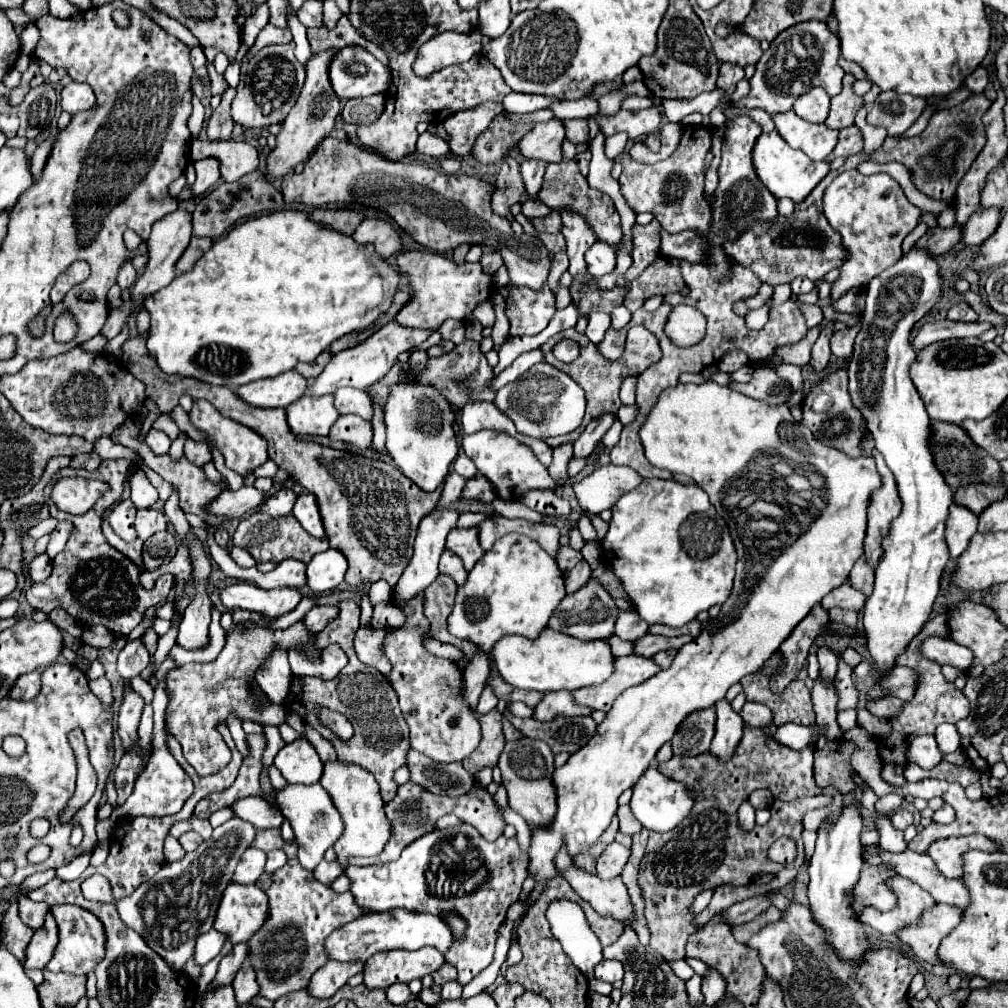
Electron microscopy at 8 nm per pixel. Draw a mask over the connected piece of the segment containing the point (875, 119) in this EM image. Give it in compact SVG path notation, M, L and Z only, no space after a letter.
M883 91L873 103L867 123L875 127L885 127L889 135L903 135L921 115L927 101L913 95L899 95L895 91Z

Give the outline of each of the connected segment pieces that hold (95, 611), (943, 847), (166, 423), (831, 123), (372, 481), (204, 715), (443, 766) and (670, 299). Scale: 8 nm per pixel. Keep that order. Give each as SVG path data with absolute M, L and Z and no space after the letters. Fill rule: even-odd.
M113 459L113 461L103 461L95 471L87 471L87 469L73 469L67 466L56 472L53 481L45 487L45 502L51 509L51 515L57 521L69 521L73 525L73 531L69 535L69 541L63 549L63 553L59 553L53 559L53 573L51 577L47 577L45 581L31 585L27 589L27 599L29 603L43 611L43 613L51 613L57 605L61 609L65 609L71 617L75 617L77 621L81 621L83 625L105 625L109 631L113 633L123 633L129 635L143 619L143 613L153 607L153 605L161 605L167 601L169 591L173 587L175 577L173 575L163 575L157 579L155 587L151 591L143 589L139 585L139 567L133 565L125 555L119 555L119 551L115 551L107 539L101 533L101 521L105 511L119 503L121 493L123 493L123 483L129 475L129 467L133 467L133 461L127 459ZM80 476L89 477L89 479L103 479L111 485L111 491L105 493L85 515L81 517L71 517L70 514L57 509L56 505L50 500L50 493L54 485L54 481L59 477ZM109 573L109 579L105 579L105 583L101 583L101 575Z
M967 835L967 837L947 837L931 843L927 847L927 855L933 859L935 867L947 877L947 879L957 879L961 877L961 855L969 849L981 849L981 851L997 851L995 843L983 835Z
M161 415L161 417L157 417L157 419L153 421L151 427L157 429L157 431L167 433L171 439L177 439L177 435L179 435L179 427L175 425L175 421L173 421L169 415Z
M847 73L843 79L843 91L831 99L831 111L829 111L829 117L825 121L825 125L829 129L839 131L839 129L851 127L855 121L857 109L865 105L863 99L851 91L853 81L855 81L855 77L851 73Z
M135 337L123 345L123 363L131 375L145 383L147 399L151 399L161 413L169 413L179 405L181 395L189 395L193 401L209 401L223 417L239 421L241 425L251 427L269 441L269 459L277 463L279 469L289 473L289 477L317 497L317 507L323 519L325 535L329 547L343 551L349 569L345 583L353 587L369 585L379 579L387 581L391 587L399 581L399 575L407 567L413 551L413 541L417 535L419 521L437 507L441 489L427 493L411 479L407 479L395 465L367 459L349 451L325 449L315 441L297 439L285 419L283 409L259 409L243 403L231 389L213 387L197 379L187 379L179 375L165 375L155 359L145 347L145 337Z
M247 621L245 627L235 627L235 631L227 637L227 645L215 661L203 665L189 663L173 669L167 675L167 691L171 691L171 701L167 707L167 731L179 739L179 743L183 745L183 755L199 775L221 771L231 761L231 751L217 731L217 723L225 721L229 711L235 709L243 721L251 719L263 725L281 725L285 721L285 713L281 711L281 707L271 701L265 701L263 711L257 711L247 683L255 677L255 671L263 665L273 649L289 651L291 647L305 649L309 659L313 661L319 659L319 651L315 649L315 635L311 635L301 621L283 631L263 629L257 623Z
M415 749L407 751L407 767L411 771L411 781L431 793L459 797L475 785L475 779L461 763L435 763Z
M681 261L681 273L683 273L683 279L687 281L689 285L689 297L681 297L679 293L671 293L665 297L665 301L661 303L661 307L653 313L647 313L645 309L637 309L631 317L631 321L623 327L623 329L609 329L603 337L603 341L597 345L597 351L605 357L605 359L616 360L621 357L625 348L625 335L629 331L629 327L633 325L643 325L647 327L657 339L659 339L659 345L661 345L661 351L663 351L663 357L659 363L655 363L653 367L645 369L639 377L637 377L637 399L635 399L635 405L639 409L637 417L633 423L625 425L623 431L621 431L621 439L619 443L611 449L611 463L613 465L625 465L625 467L631 467L635 469L643 479L651 479L651 477L657 477L657 479L673 479L673 473L669 471L663 471L663 469L657 469L653 467L647 459L645 459L645 453L643 453L643 445L641 445L641 439L639 439L639 427L645 423L647 419L647 413L649 409L655 405L659 393L667 387L675 387L677 385L677 379L683 371L689 371L689 373L699 373L703 371L705 367L713 365L715 361L721 361L721 357L731 351L731 349L743 349L747 355L749 355L749 361L751 363L757 363L757 361L763 361L767 357L773 355L775 347L779 345L787 345L787 343L797 343L799 339L805 337L807 333L807 325L805 325L805 319L801 315L801 311L797 309L797 305L789 299L787 303L781 303L777 307L771 309L769 313L769 323L761 329L761 331L751 331L745 327L745 319L735 315L733 313L733 303L743 299L743 297L751 297L759 291L759 285L761 281L751 273L751 269L747 267L741 267L737 263L733 263L733 277L727 279L727 281L713 281L711 275L709 275L709 269L705 265L699 265L699 263L689 263L689 261ZM675 305L691 305L695 309L701 309L701 313L705 315L707 319L707 331L705 331L705 337L703 341L699 341L699 345L693 345L693 347L677 347L673 345L673 341L669 341L669 337L665 335L665 323L667 323L667 317L669 317L669 309L675 307Z

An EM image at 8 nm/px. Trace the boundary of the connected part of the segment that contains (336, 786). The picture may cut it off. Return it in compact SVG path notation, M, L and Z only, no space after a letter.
M339 759L325 763L323 777L319 781L327 793L331 795L335 807L341 813L343 819L343 835L339 841L335 841L333 849L337 853L337 860L343 865L347 865L347 857L375 857L383 851L387 839L391 837L391 823L385 817L383 811L383 799L379 793L377 781L359 765L355 763L343 763Z

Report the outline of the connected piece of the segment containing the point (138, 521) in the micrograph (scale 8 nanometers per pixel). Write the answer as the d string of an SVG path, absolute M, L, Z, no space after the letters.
M137 509L135 515L135 523L133 523L137 537L139 539L147 539L157 531L165 531L167 529L167 521L163 511L155 511L155 509Z

